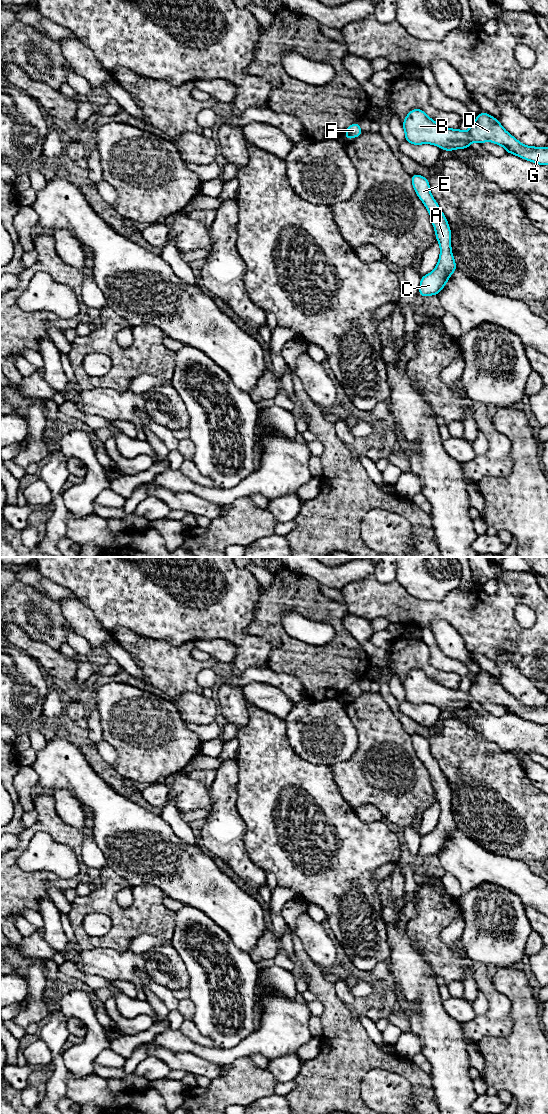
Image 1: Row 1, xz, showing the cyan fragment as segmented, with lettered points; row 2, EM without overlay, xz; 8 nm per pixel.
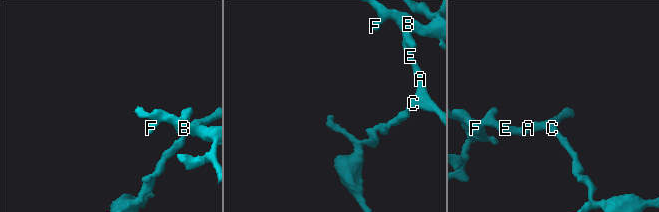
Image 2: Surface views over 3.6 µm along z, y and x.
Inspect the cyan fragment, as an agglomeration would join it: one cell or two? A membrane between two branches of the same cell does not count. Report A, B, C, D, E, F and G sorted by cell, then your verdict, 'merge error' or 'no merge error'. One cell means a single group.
groups A B C D E F G; no merge error

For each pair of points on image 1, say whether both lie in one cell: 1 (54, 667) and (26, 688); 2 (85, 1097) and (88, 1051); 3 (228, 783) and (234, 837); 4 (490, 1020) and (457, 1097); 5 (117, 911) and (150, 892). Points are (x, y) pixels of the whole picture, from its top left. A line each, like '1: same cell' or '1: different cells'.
1: different cells
2: different cells
3: same cell
4: different cells
5: same cell

